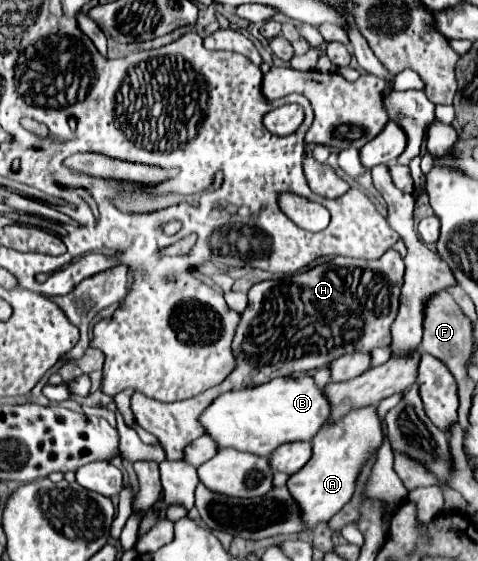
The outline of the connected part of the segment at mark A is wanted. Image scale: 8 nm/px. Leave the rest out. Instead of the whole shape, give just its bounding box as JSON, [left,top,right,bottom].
[288,406,384,528]

